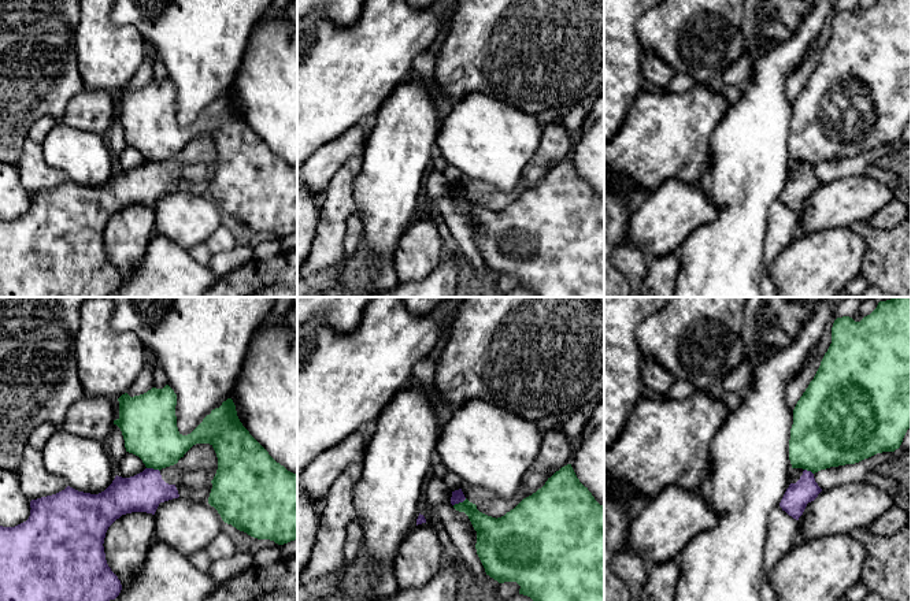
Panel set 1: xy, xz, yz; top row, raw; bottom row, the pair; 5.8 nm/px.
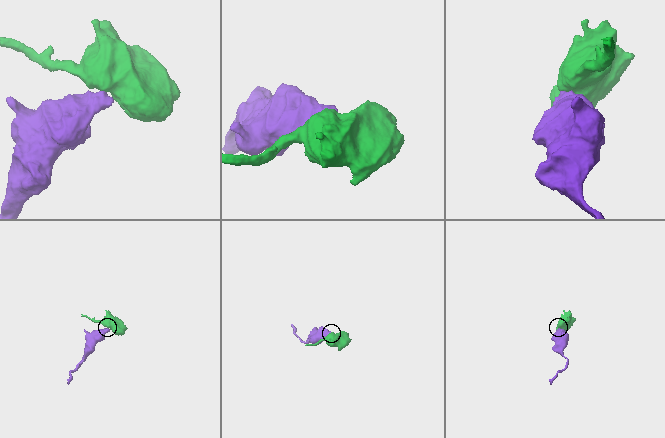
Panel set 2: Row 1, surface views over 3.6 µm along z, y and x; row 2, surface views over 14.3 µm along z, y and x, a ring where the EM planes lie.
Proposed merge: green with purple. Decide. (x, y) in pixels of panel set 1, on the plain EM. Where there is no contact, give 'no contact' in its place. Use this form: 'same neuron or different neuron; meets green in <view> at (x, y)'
different neuron; meets green in xy at (154, 162)

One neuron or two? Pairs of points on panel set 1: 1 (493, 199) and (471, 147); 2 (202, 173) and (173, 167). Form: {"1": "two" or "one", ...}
{"1": "two", "2": "two"}

